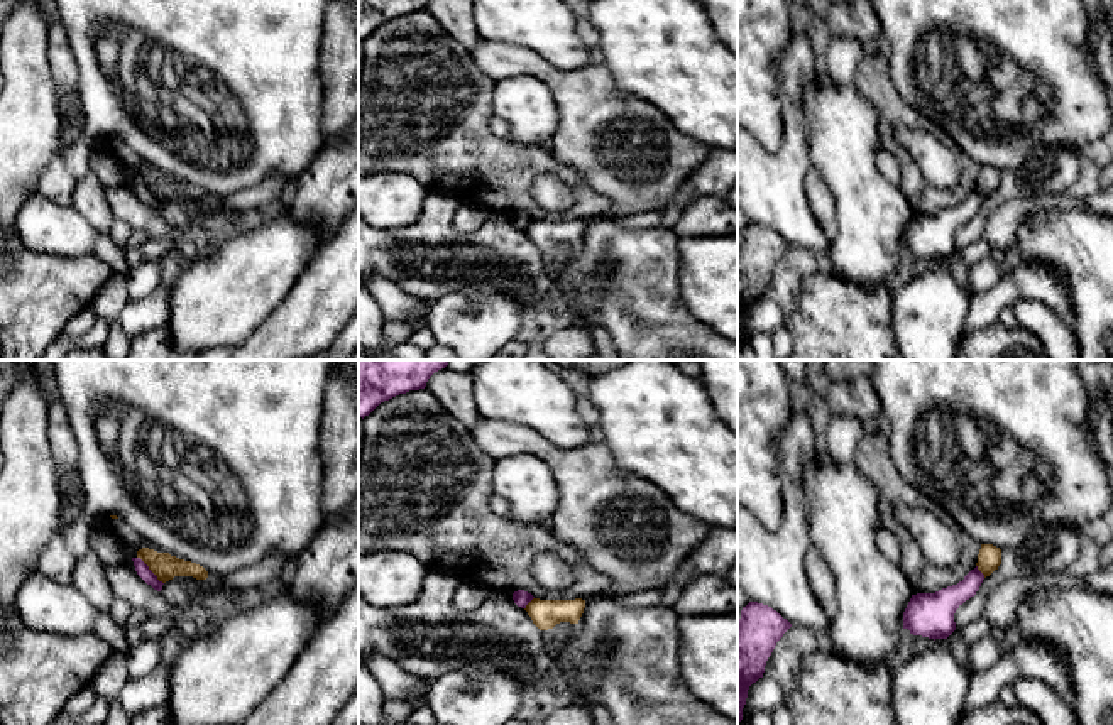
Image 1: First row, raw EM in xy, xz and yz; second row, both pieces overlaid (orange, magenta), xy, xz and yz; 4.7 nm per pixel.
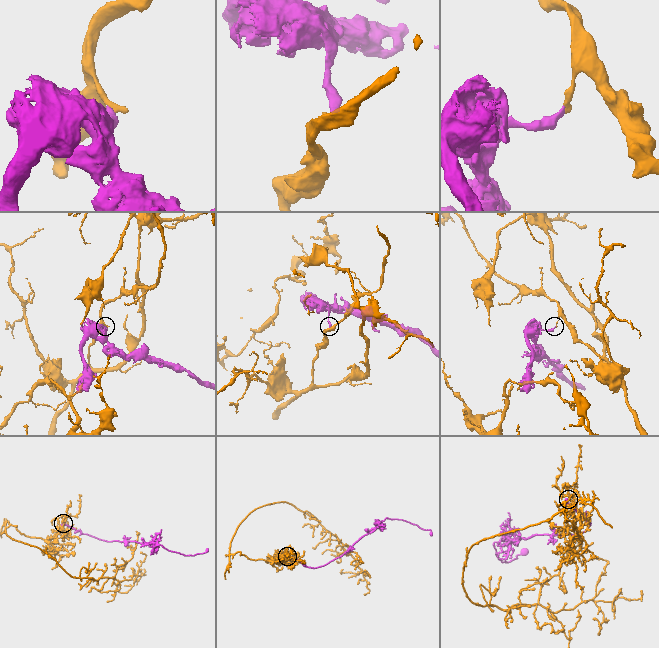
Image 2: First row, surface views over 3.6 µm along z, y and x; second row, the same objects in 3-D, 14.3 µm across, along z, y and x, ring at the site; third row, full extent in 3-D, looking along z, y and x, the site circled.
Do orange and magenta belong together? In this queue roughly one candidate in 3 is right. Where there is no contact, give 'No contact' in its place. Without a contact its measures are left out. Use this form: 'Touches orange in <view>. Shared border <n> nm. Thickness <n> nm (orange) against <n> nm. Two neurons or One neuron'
Touches orange in xy. Shared border 180 nm. Thickness 120 nm (orange) against 70 nm. Two neurons

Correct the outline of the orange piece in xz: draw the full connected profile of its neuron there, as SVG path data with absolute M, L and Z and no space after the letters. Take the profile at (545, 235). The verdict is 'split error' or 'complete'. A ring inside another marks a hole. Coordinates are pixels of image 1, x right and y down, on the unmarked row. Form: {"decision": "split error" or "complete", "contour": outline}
{"decision": "complete", "contour": "M533 220L526 233L540 252L553 250L560 243L578 245L585 230L585 221L540 221Z"}

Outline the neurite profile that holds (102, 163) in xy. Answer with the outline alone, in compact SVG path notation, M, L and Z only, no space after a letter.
M96 135L90 144L90 171L95 172L100 181L108 186L120 186L132 181L122 164L112 154L112 145L105 135Z

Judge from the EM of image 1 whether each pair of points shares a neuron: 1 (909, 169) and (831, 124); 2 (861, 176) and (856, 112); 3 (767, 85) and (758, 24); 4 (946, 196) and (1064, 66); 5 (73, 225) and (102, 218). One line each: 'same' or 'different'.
1: different
2: same
3: same
4: different
5: different

